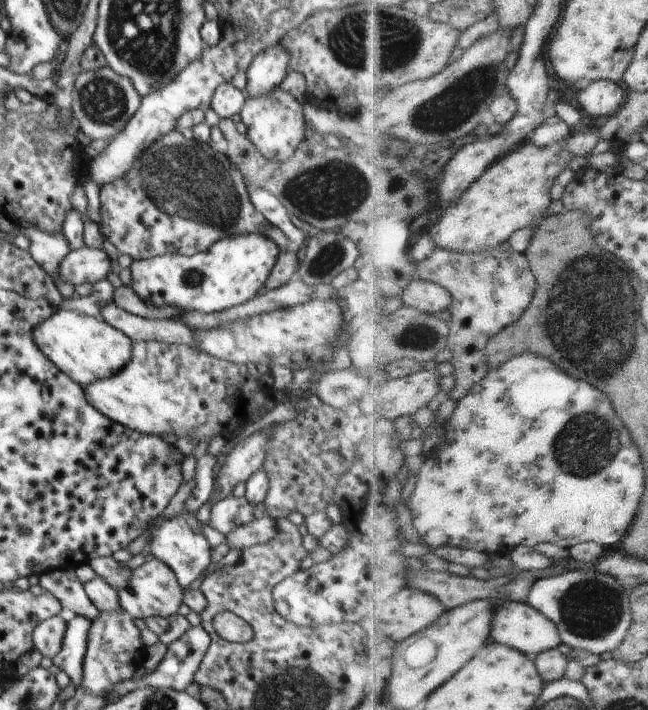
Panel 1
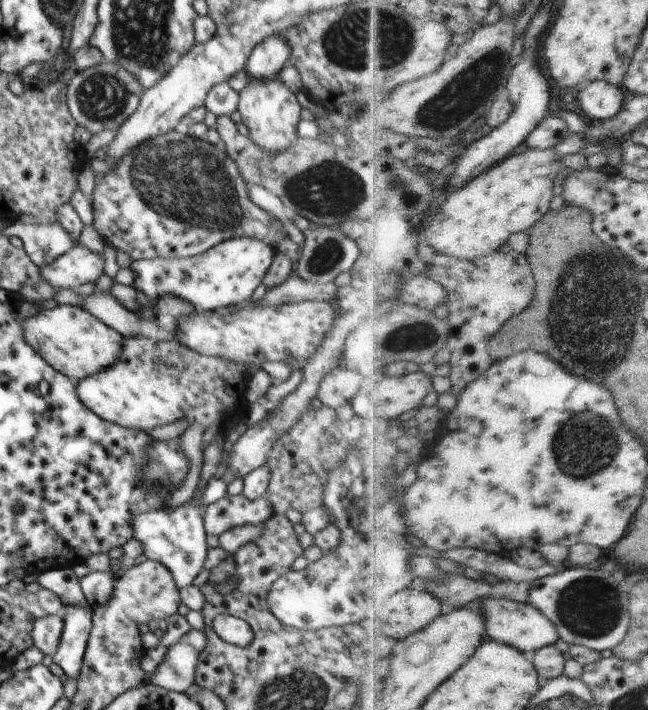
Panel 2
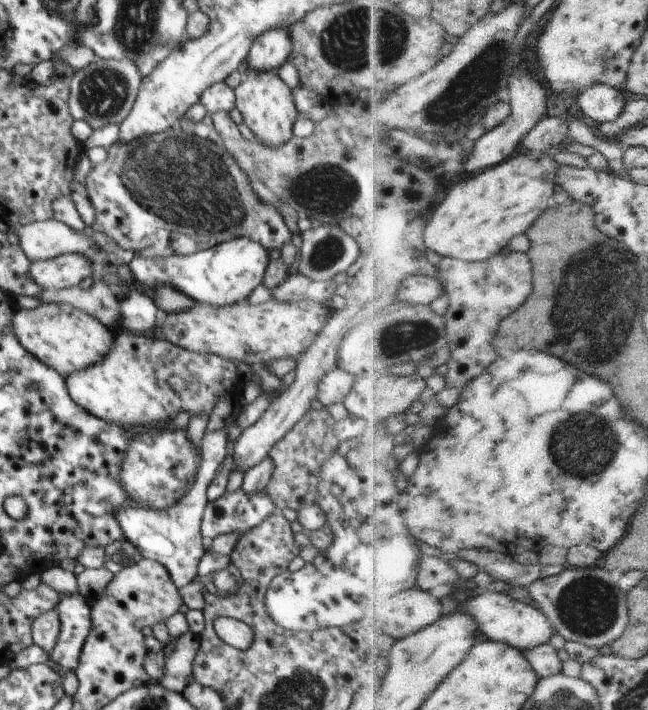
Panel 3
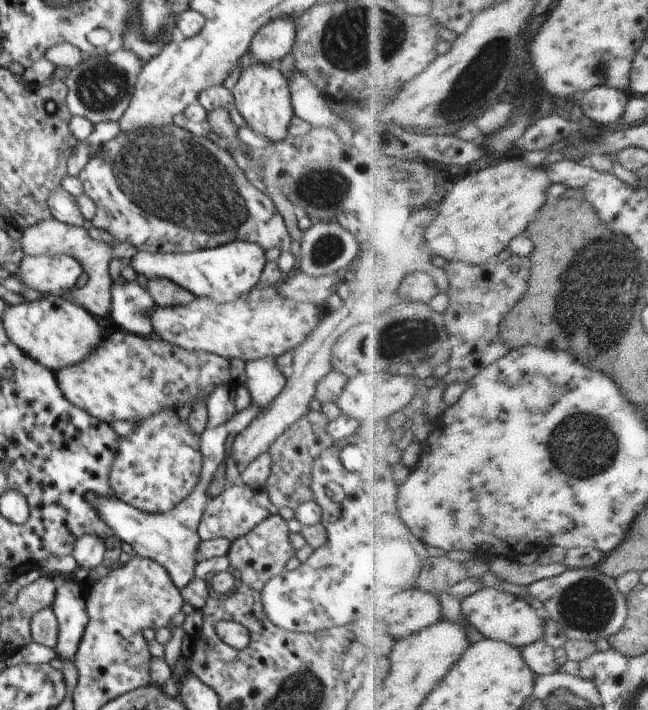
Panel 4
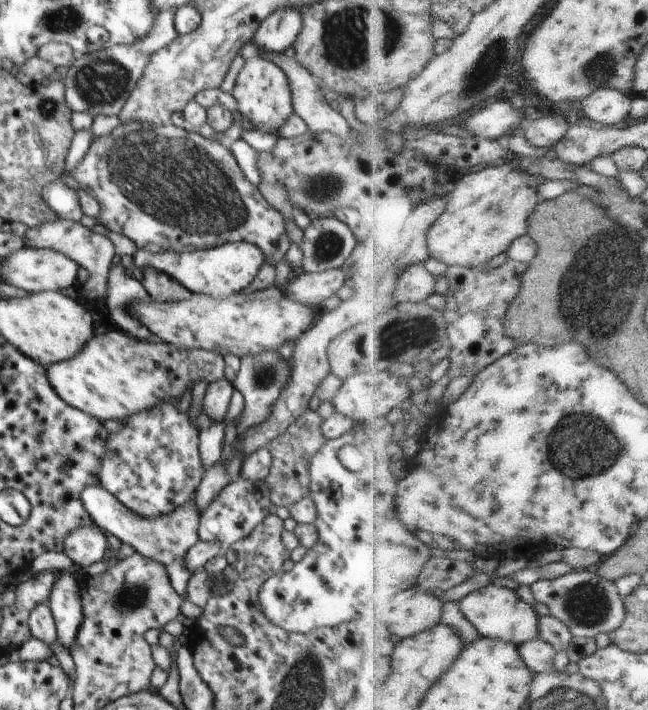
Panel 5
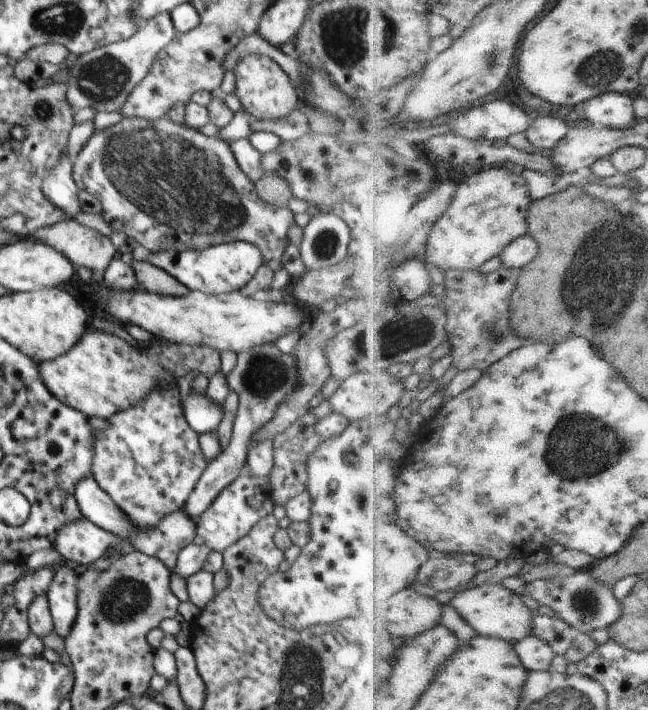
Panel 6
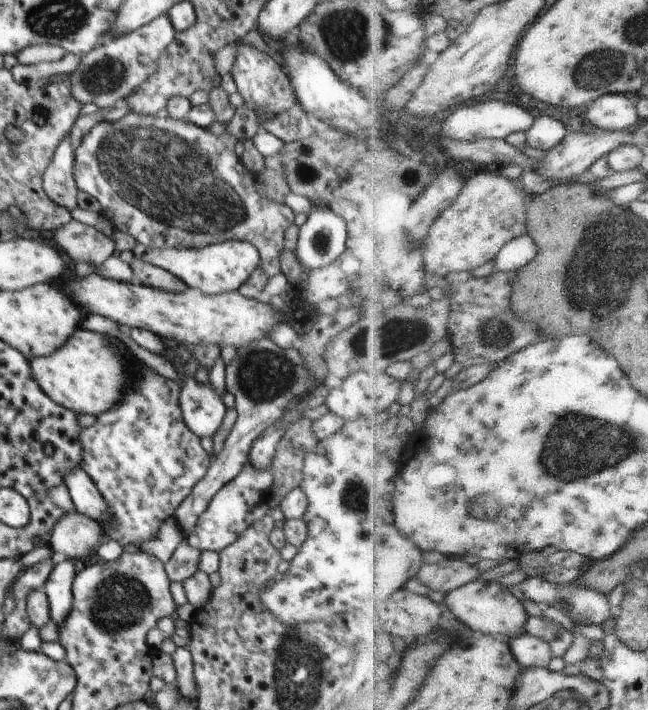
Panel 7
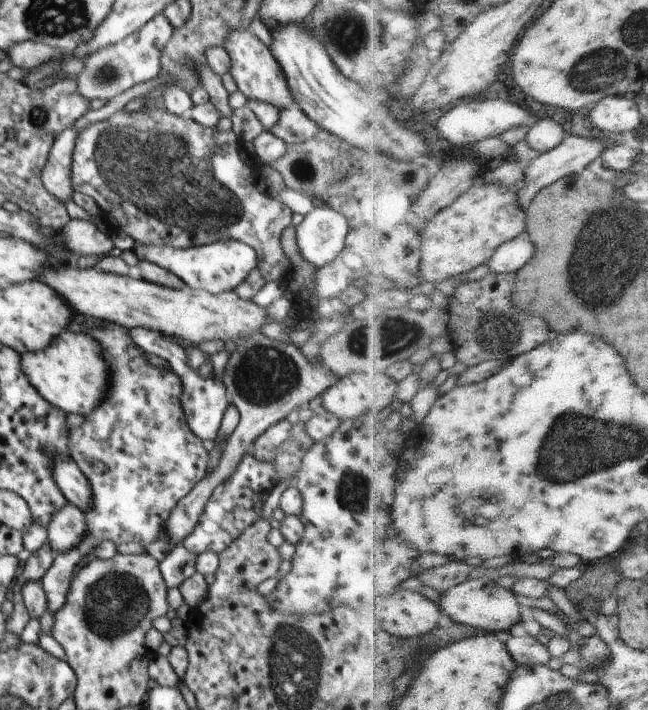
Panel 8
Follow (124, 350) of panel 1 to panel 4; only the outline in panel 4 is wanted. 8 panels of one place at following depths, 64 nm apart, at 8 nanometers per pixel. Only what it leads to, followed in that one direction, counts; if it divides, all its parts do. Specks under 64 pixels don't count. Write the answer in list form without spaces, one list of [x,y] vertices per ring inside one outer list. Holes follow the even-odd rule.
[[[44,295],[35,302],[26,301],[16,306],[6,305],[1,324],[15,346],[52,372],[81,362],[103,338],[97,318],[59,295]]]

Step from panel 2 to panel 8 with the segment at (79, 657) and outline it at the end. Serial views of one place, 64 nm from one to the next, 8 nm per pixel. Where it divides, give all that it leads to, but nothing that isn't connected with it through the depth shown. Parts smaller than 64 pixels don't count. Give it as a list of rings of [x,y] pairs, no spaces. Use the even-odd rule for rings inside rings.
[[[107,323],[104,326],[94,326],[92,330],[86,330],[94,340],[100,344],[100,354],[108,366],[108,390],[102,404],[84,415],[84,424],[70,430],[70,457],[72,457],[84,476],[90,482],[92,488],[92,506],[84,512],[86,516],[86,532],[78,546],[61,552],[53,560],[52,566],[44,574],[41,580],[42,588],[46,593],[47,606],[50,612],[56,614],[68,598],[70,583],[74,578],[74,568],[79,559],[84,558],[104,540],[110,540],[114,544],[124,542],[138,542],[146,547],[158,540],[163,531],[166,520],[177,502],[184,498],[204,478],[208,470],[210,457],[208,451],[202,445],[203,439],[192,432],[186,422],[180,396],[182,396],[182,380],[174,371],[160,370],[148,363],[144,351],[132,340],[129,329],[126,327]],[[90,462],[104,462],[108,470],[104,474],[95,473]]]

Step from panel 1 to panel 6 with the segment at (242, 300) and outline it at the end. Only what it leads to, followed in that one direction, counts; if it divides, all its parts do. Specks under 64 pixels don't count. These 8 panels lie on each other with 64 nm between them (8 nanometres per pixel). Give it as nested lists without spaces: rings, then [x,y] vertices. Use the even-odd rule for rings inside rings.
[[[231,241],[225,244],[210,246],[206,249],[173,249],[150,251],[139,245],[133,252],[134,261],[147,261],[149,264],[168,272],[189,291],[201,291],[208,295],[227,294],[240,291],[264,265],[261,251],[245,241]]]

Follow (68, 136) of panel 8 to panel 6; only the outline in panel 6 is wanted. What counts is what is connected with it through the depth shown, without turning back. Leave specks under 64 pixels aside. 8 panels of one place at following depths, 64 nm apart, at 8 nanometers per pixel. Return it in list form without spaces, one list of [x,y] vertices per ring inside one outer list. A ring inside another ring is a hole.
[[[67,146],[61,159],[43,179],[41,192],[53,206],[60,208],[68,217],[82,212],[79,204],[79,189],[73,178],[73,162],[68,158]]]

